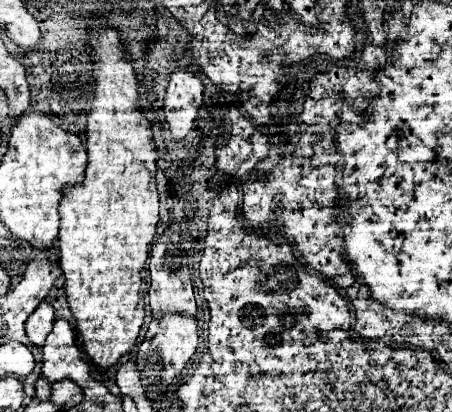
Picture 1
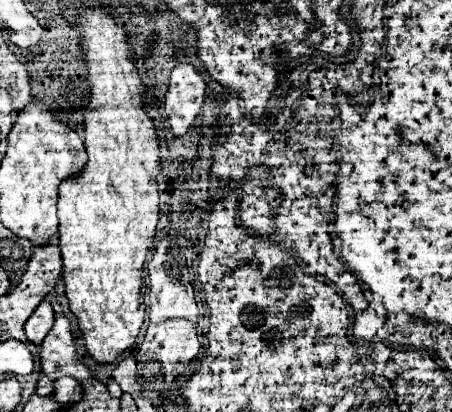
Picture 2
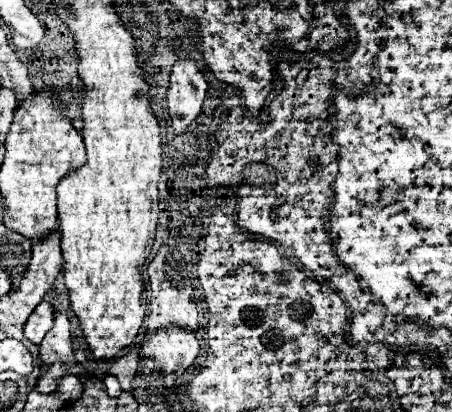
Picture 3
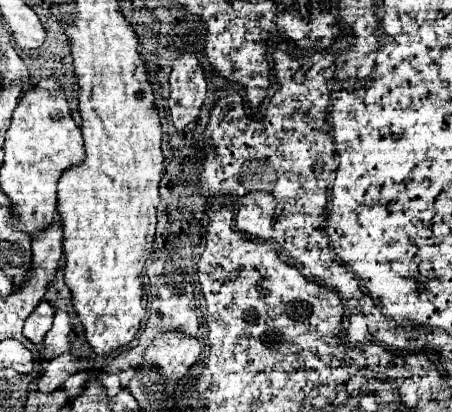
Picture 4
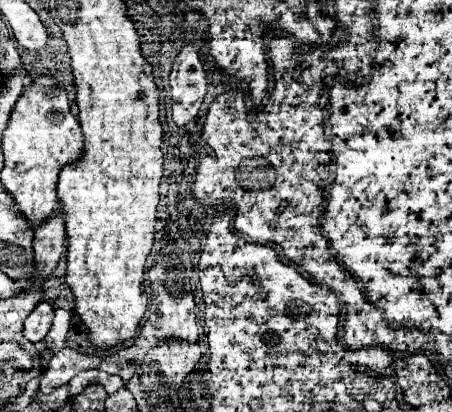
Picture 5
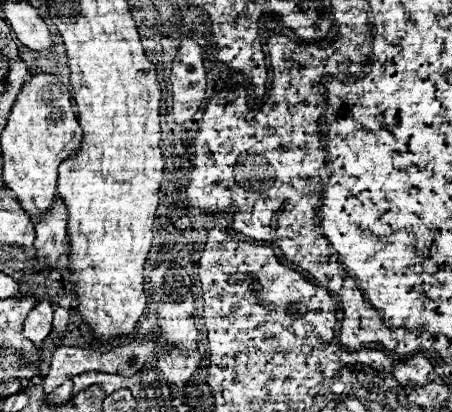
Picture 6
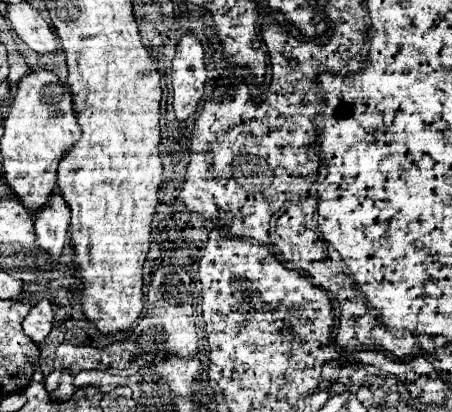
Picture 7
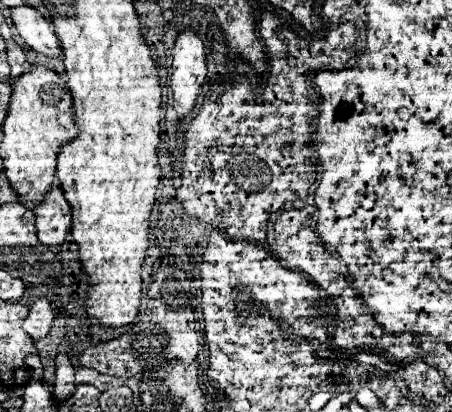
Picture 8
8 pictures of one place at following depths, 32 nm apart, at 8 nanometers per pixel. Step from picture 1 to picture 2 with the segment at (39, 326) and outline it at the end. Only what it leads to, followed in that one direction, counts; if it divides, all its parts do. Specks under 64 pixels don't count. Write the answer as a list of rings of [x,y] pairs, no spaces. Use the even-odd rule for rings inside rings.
[[[42,302],[34,314],[28,318],[26,322],[26,336],[28,336],[28,342],[40,346],[44,336],[52,330],[52,322],[54,322],[54,310],[50,306],[50,302]]]

